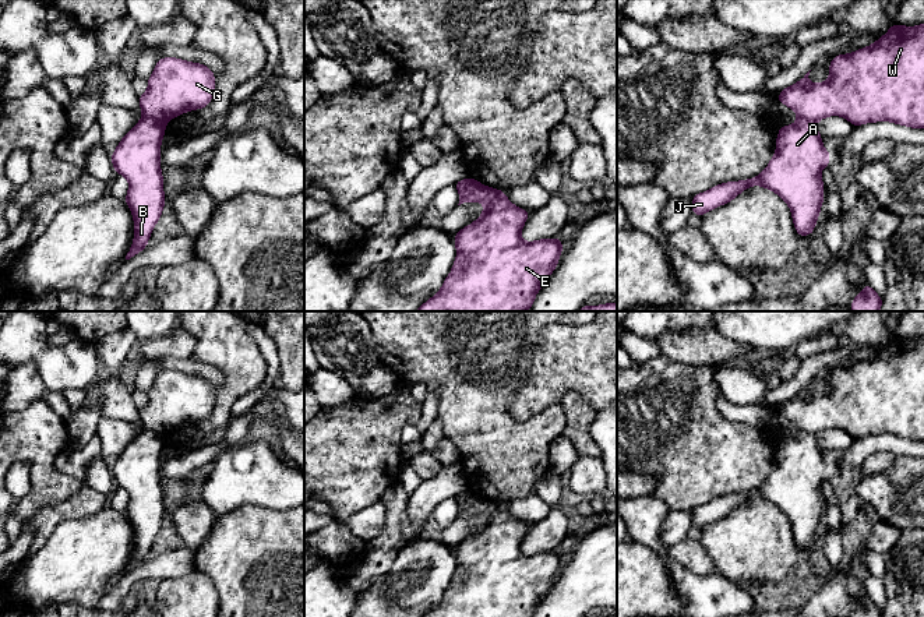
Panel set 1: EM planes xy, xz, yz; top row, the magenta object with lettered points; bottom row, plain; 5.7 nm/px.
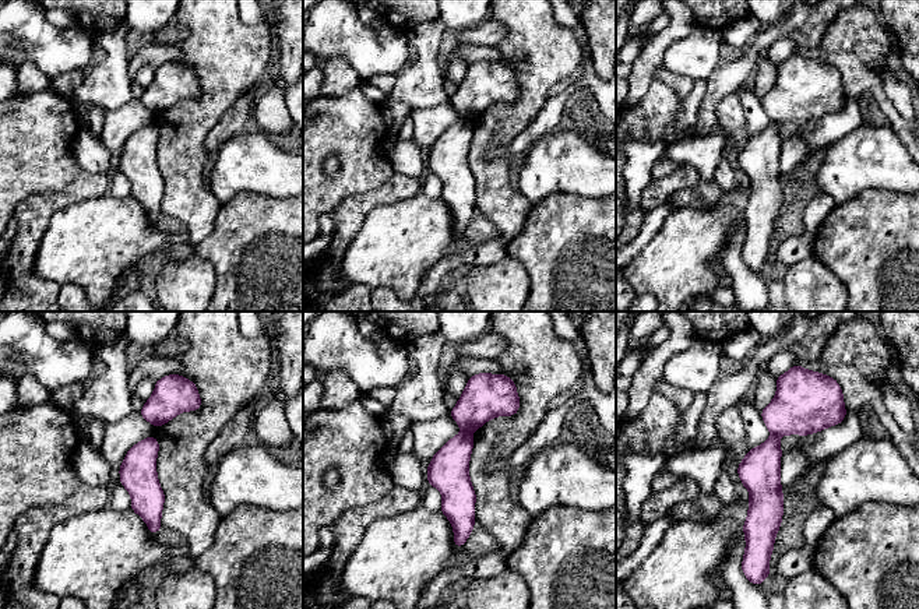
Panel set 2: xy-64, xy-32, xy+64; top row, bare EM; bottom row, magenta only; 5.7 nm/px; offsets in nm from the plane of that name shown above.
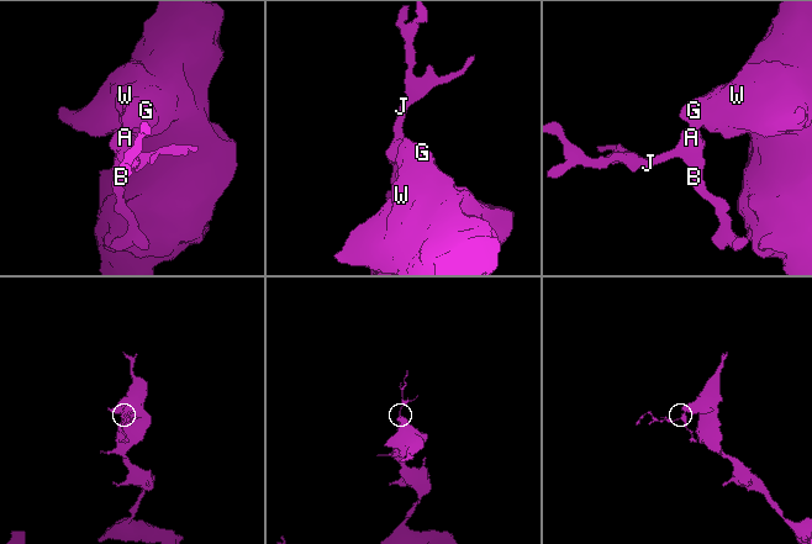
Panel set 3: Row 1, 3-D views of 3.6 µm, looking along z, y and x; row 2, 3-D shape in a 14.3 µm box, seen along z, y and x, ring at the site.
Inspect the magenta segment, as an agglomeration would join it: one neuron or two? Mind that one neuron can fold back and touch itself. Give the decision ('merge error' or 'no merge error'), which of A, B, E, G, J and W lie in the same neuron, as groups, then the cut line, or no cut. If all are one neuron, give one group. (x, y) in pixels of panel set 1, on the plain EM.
merge error; groups A B J / E G W; cut xy (144, 429), (157, 432), (164, 437)

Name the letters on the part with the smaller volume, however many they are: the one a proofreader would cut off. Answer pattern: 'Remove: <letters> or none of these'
Remove: A, B, J

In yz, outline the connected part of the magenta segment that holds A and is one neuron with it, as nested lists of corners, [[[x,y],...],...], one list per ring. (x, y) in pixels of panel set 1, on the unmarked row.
[[[797,431],[779,441],[776,465],[766,482],[748,493],[717,497],[692,510],[692,526],[702,529],[708,523],[730,515],[741,504],[762,498],[780,508],[790,519],[798,549],[810,549],[819,530],[824,515],[821,483],[829,477],[829,465],[822,458],[817,434]]]

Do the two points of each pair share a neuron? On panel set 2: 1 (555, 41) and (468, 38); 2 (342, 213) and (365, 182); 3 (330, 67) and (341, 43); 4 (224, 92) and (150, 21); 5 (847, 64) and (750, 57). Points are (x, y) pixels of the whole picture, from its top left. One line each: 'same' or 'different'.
1: different
2: different
3: different
4: different
5: different

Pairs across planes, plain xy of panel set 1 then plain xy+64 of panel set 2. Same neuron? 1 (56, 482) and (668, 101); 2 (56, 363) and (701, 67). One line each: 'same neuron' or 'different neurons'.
1: same neuron
2: same neuron

